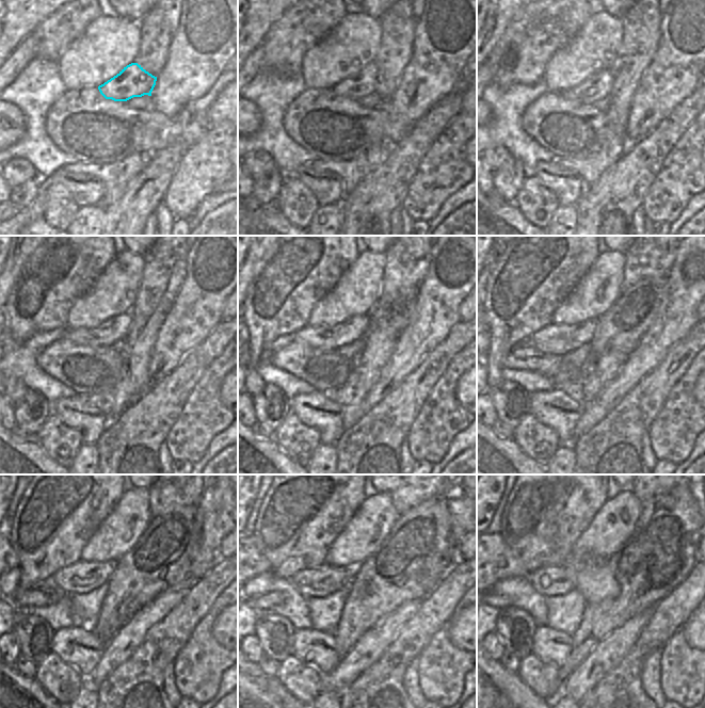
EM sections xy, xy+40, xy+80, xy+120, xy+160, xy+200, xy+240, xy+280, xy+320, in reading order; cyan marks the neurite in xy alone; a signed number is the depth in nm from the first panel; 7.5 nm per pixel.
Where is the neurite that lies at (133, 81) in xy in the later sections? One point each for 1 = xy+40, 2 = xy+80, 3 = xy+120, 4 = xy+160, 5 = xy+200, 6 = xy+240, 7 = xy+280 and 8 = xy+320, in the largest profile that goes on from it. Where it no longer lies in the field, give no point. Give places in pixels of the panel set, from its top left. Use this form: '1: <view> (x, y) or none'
1: xy+40 (363, 83)
2: xy+80 (598, 85)
3: xy+120 (111, 331)
4: xy+160 (325, 338)
5: xy+200 (555, 339)
6: xy+240 (83, 577)
7: xy+280 (323, 580)
8: xy+320 (553, 580)

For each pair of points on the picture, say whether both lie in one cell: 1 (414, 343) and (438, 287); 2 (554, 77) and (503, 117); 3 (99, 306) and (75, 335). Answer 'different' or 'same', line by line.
1: same
2: different
3: different

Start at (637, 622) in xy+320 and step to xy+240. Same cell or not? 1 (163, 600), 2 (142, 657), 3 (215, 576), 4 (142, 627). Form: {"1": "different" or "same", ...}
{"1": "same", "2": "different", "3": "different", "4": "same"}

